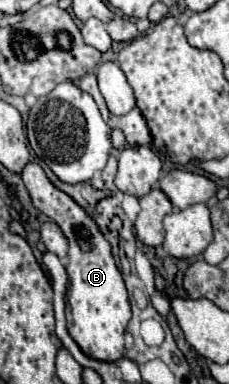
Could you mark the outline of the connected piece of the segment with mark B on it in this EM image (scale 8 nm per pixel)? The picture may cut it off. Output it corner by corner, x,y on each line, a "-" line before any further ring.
27,163
21,179
33,205
53,219
69,241
69,285
67,285
67,329
81,351
99,361
117,361
123,357
123,335
131,319
131,305
121,271
115,265
111,243
103,237
95,219
67,193
59,191
37,163

